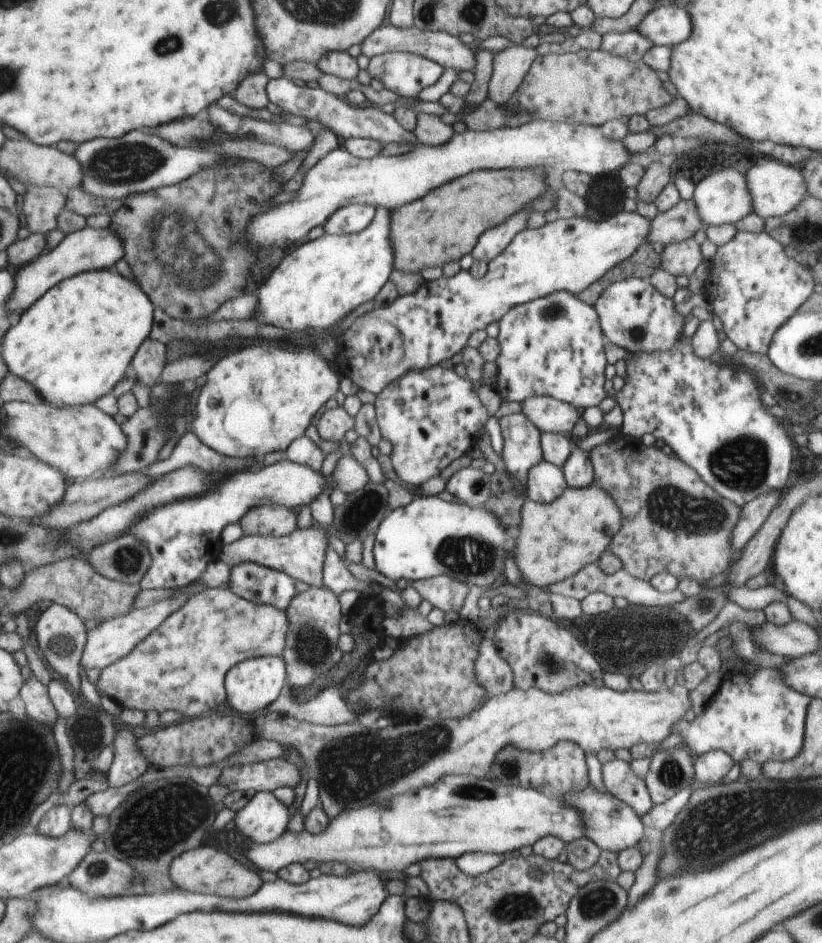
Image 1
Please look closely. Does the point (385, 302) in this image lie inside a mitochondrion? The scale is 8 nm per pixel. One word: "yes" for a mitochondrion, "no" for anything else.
no

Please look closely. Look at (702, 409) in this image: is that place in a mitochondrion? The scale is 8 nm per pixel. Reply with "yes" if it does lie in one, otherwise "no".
no

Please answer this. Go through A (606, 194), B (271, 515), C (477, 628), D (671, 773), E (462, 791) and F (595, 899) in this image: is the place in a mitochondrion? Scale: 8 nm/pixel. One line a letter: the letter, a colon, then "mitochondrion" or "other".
A: mitochondrion
B: other
C: other
D: mitochondrion
E: mitochondrion
F: mitochondrion

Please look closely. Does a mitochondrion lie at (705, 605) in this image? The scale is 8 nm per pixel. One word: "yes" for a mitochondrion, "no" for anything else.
yes

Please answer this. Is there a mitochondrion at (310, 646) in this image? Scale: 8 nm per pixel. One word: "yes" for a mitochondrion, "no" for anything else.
yes

